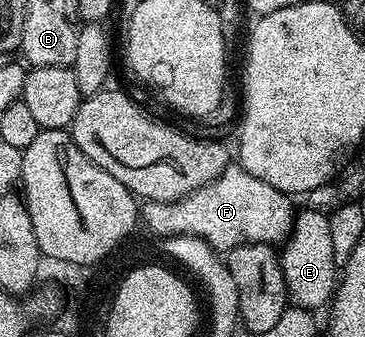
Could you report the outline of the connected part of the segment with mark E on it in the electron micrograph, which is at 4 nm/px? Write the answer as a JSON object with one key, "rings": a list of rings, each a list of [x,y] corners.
{"rings":[[[310,210],[300,211],[291,234],[281,248],[279,265],[285,278],[287,299],[294,307],[316,310],[330,305],[337,287],[337,256],[333,252],[330,215]]]}

